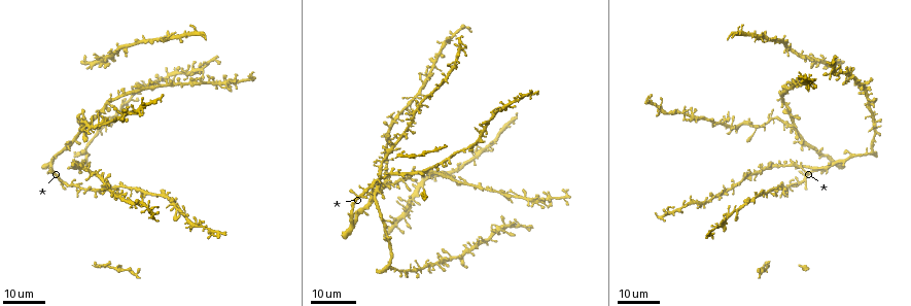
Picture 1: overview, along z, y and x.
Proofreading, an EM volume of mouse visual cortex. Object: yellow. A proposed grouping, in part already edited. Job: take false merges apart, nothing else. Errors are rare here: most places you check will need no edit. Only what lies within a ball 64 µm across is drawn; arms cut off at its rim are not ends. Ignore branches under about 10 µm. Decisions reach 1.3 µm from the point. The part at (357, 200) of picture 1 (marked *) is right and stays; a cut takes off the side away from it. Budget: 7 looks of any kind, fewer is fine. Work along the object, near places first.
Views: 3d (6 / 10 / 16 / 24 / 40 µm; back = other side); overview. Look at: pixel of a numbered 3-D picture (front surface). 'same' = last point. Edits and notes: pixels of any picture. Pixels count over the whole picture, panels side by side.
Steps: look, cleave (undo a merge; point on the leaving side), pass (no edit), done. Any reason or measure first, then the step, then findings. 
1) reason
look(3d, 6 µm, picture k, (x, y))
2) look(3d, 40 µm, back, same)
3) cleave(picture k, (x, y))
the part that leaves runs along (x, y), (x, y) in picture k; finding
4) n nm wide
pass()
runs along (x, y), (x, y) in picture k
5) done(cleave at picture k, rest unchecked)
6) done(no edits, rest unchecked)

four arms meet
look(3d, 16 µm, picture 1, (74, 185))

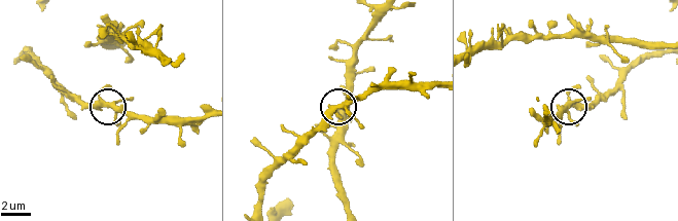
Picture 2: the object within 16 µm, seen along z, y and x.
look(3d, 6 µm, picture 2, (334, 106))

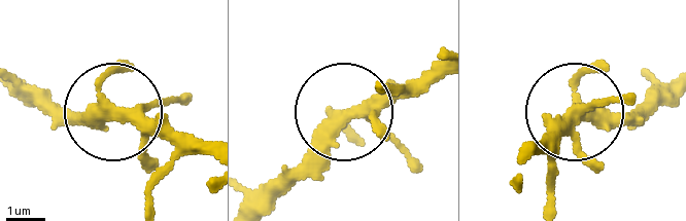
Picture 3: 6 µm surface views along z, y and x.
side arm 65 µm
pass()
runs along (252, 207), (331, 118), (380, 102), (436, 62) in picture 3; continuous, no second cell

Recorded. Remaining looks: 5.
four or more arms meet
look(3d, 16 µm, picture 1, (734, 211))

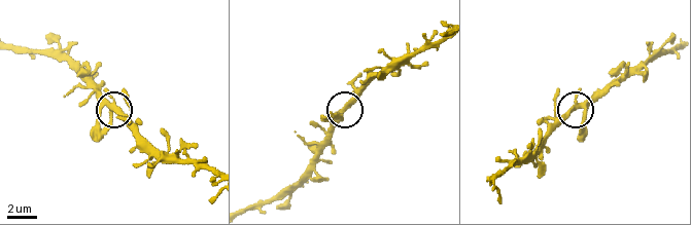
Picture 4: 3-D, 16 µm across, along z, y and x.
look(3d, 6 µm, picture 4, (585, 110))

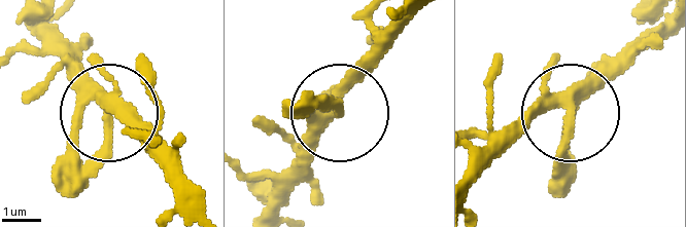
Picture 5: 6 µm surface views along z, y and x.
280 nm wide
pass()
runs along (664, 23), (576, 105), (537, 115), (480, 171) in picture 5; all the same cell

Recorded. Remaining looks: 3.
look(3d, 16 µm, picture 1, (140, 85))

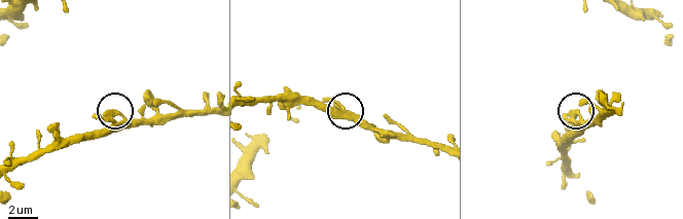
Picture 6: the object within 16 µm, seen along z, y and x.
look(3d, 10 µm, picture 6, (113, 112))

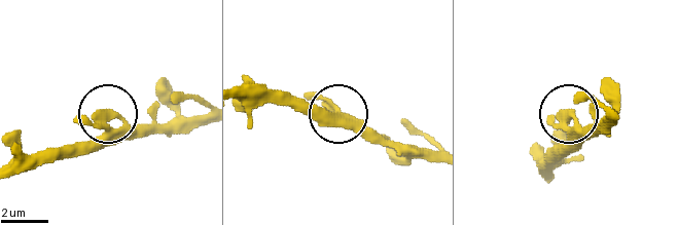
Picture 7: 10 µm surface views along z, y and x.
pass()
runs along (12, 174), (77, 156), (101, 135), (109, 113), (165, 133) in picture 7; all the same cell

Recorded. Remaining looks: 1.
done(no edits, rest unchecked)

